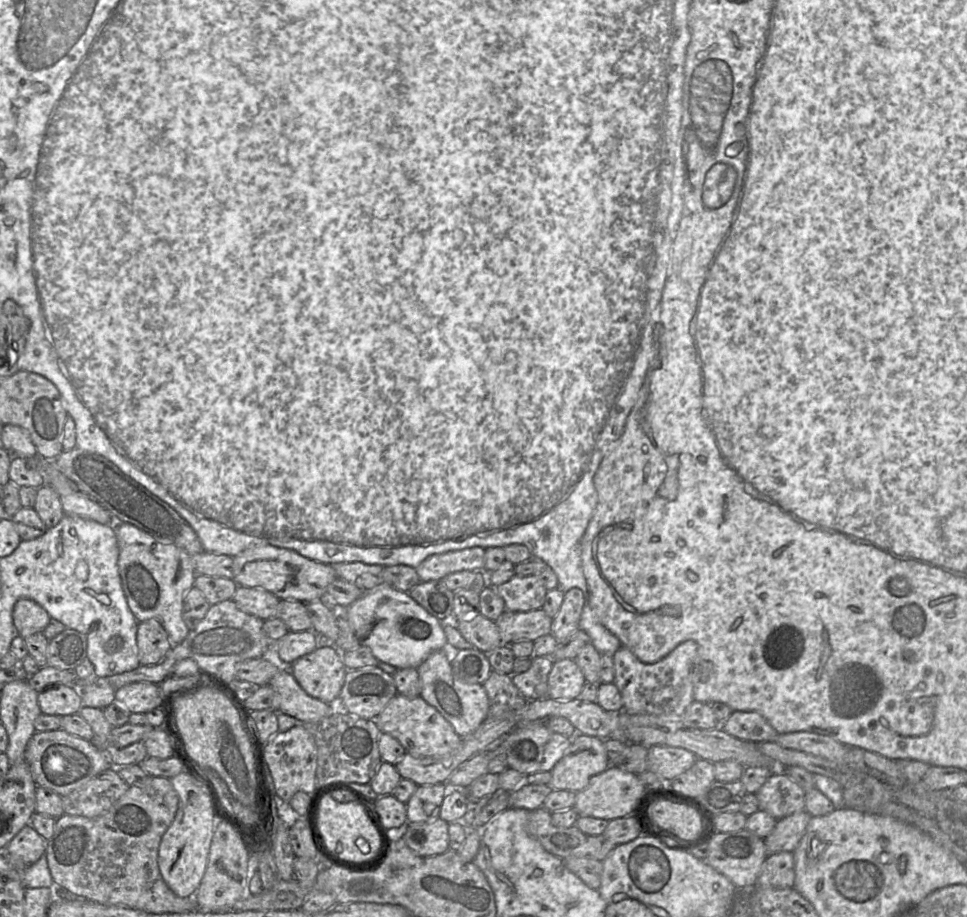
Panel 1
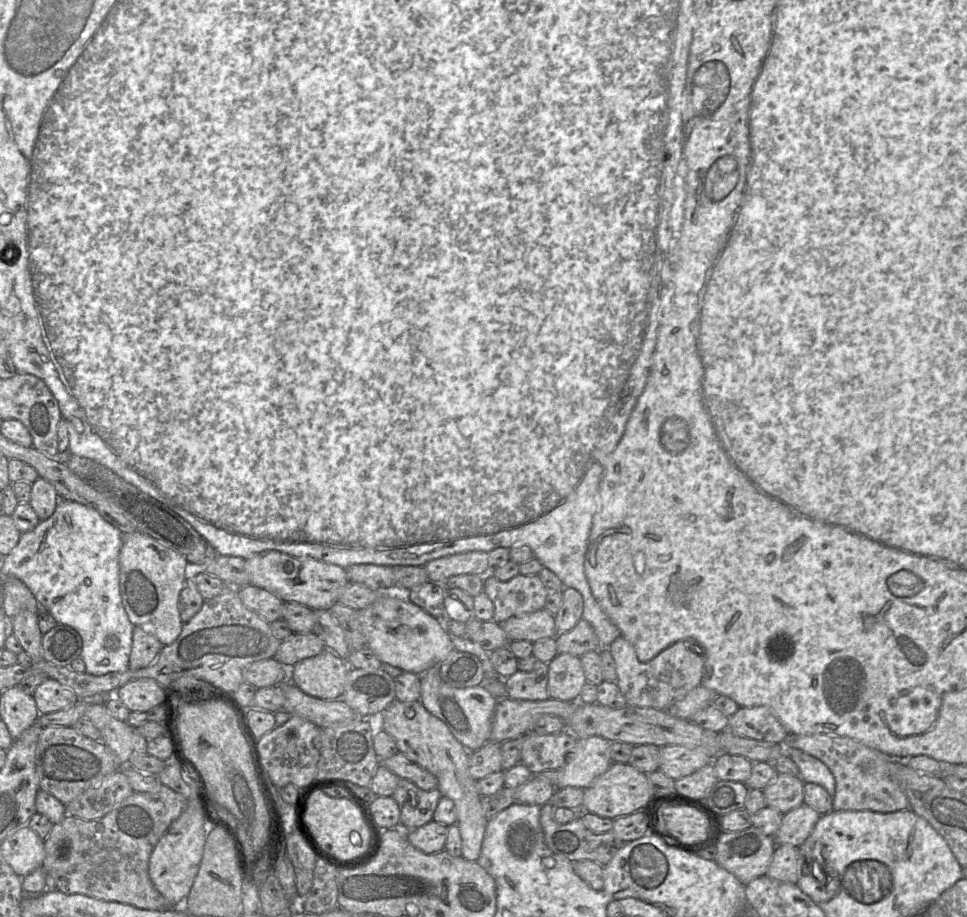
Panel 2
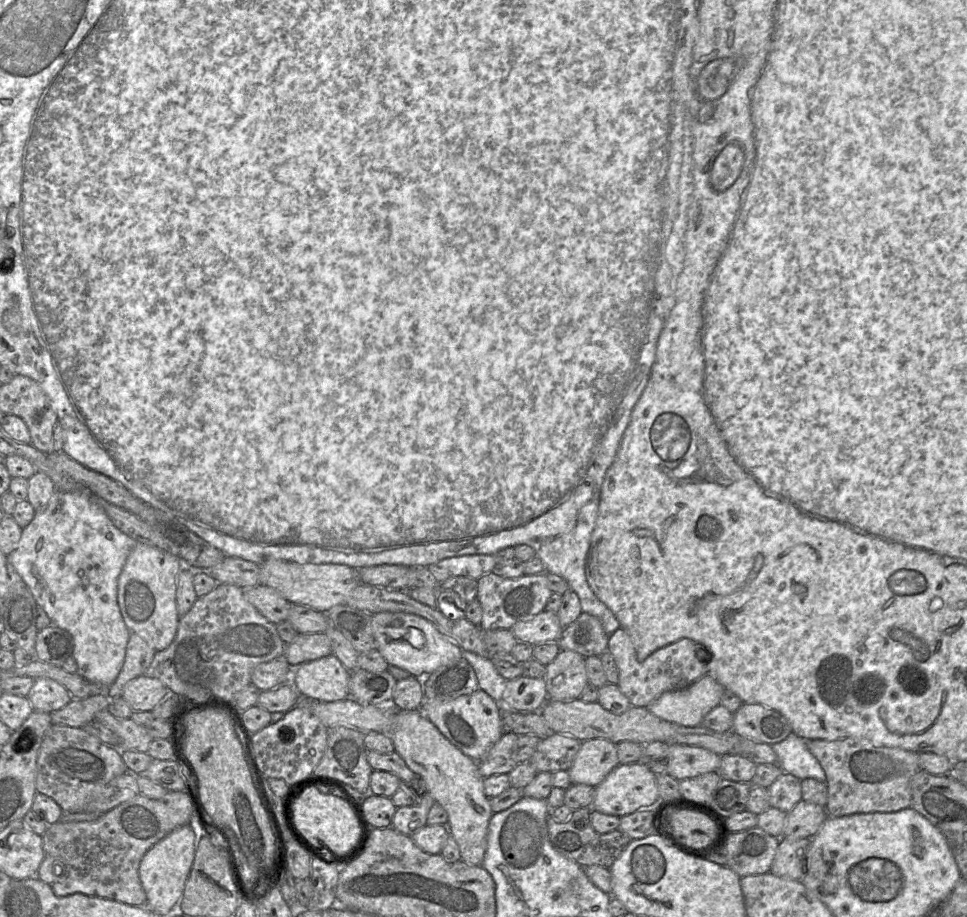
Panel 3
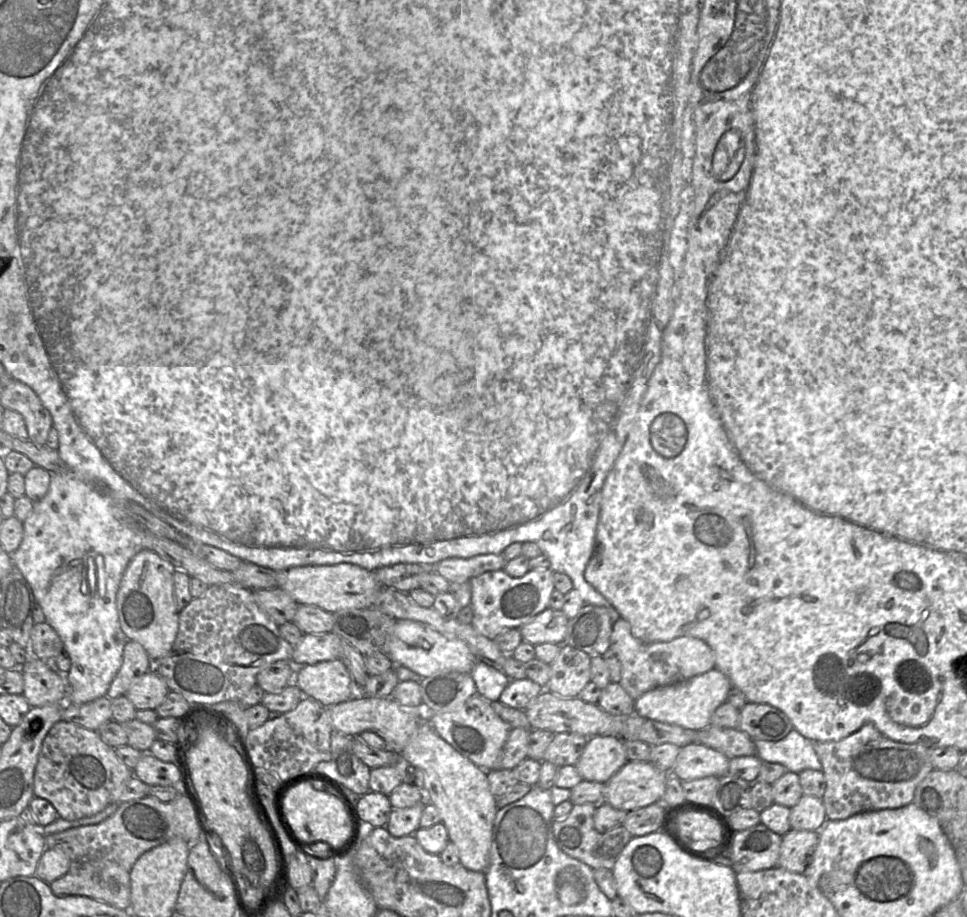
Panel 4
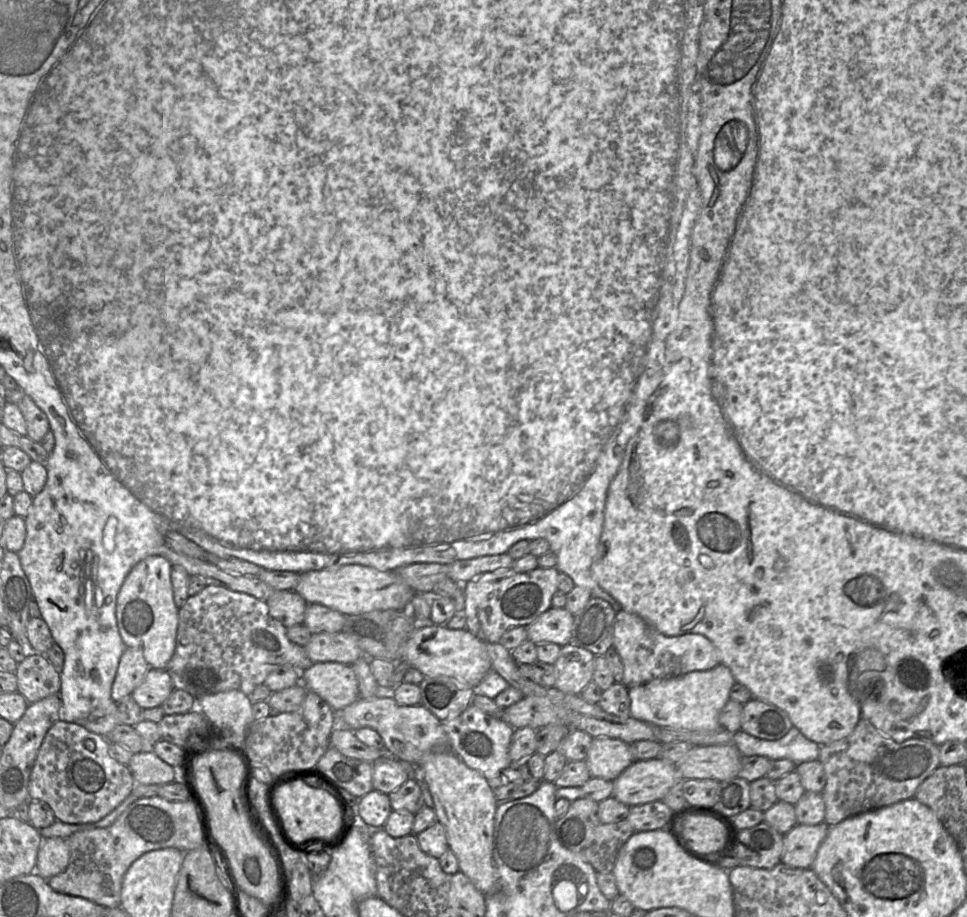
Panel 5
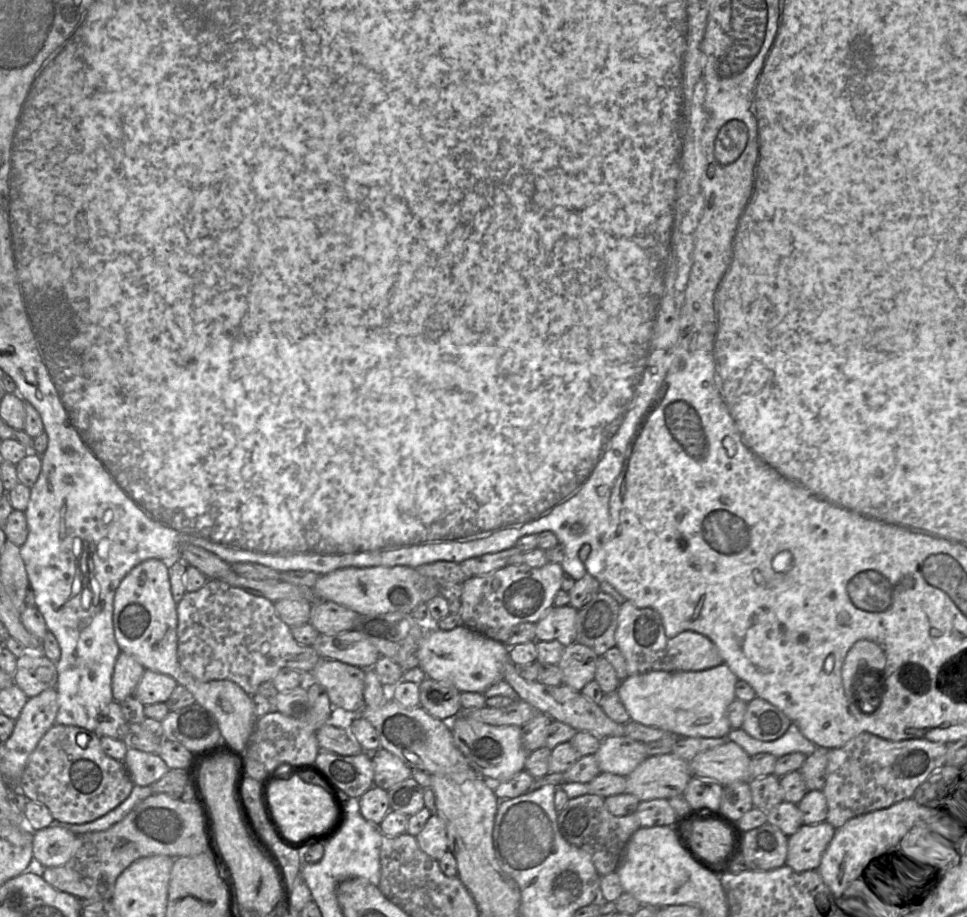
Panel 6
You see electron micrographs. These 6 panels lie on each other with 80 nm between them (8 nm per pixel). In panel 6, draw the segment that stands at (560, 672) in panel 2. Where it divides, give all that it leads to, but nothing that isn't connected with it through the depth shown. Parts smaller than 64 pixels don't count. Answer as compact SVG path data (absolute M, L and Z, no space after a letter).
M577 642L565 647L558 663L563 673L563 684L581 692L595 679L599 657L593 649Z

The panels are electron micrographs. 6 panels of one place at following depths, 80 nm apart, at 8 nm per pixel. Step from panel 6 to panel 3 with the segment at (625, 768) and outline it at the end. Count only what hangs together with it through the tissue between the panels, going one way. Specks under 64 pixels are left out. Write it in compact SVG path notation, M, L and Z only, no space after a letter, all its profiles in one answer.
M605 739L582 741L568 770L572 784L599 785L619 765L617 744Z

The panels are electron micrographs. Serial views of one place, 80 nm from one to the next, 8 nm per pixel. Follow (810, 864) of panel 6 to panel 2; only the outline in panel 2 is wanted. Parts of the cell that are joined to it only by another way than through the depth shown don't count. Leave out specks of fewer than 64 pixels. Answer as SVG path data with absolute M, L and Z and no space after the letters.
M777 844L766 875L775 880L797 884L801 875L800 848Z

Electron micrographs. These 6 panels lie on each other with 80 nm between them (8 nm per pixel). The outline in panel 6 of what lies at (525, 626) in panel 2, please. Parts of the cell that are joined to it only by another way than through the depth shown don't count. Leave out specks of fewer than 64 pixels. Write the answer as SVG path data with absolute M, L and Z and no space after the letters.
M571 605L553 606L537 623L538 641L558 640L567 647L576 642L578 610Z

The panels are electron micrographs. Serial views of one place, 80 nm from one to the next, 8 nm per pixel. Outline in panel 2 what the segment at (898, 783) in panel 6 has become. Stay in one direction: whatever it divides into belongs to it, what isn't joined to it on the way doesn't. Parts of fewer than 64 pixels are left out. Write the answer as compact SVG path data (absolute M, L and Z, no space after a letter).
M789 735L783 743L819 759L829 768L835 779L832 810L890 813L910 807L906 794L889 777L889 763L897 758L845 736Z

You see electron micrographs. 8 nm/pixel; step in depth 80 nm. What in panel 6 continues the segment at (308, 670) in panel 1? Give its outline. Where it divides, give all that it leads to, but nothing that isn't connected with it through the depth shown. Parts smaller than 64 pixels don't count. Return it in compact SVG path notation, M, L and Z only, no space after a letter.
M321 659L307 676L325 689L332 706L342 714L357 714L364 707L365 669Z

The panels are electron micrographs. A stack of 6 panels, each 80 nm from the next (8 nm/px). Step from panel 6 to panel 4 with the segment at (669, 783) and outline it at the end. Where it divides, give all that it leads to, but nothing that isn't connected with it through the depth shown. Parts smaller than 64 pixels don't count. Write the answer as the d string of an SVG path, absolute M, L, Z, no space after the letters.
M628 761L605 783L603 801L625 812L662 803L668 773L650 762Z

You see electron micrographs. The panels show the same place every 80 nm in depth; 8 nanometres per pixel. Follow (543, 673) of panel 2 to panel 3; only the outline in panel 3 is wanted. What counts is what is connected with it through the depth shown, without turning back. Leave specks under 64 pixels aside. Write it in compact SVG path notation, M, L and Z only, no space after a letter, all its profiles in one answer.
M520 676L506 681L501 705L513 711L534 712L548 700L546 683L543 677Z

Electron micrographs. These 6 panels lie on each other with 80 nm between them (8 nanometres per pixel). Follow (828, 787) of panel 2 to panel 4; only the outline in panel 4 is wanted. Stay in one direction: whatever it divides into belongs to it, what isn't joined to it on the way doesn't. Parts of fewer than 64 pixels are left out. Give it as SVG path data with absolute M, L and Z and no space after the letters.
M792 729L779 741L754 740L756 755L763 761L782 764L787 771L822 770L814 743Z

